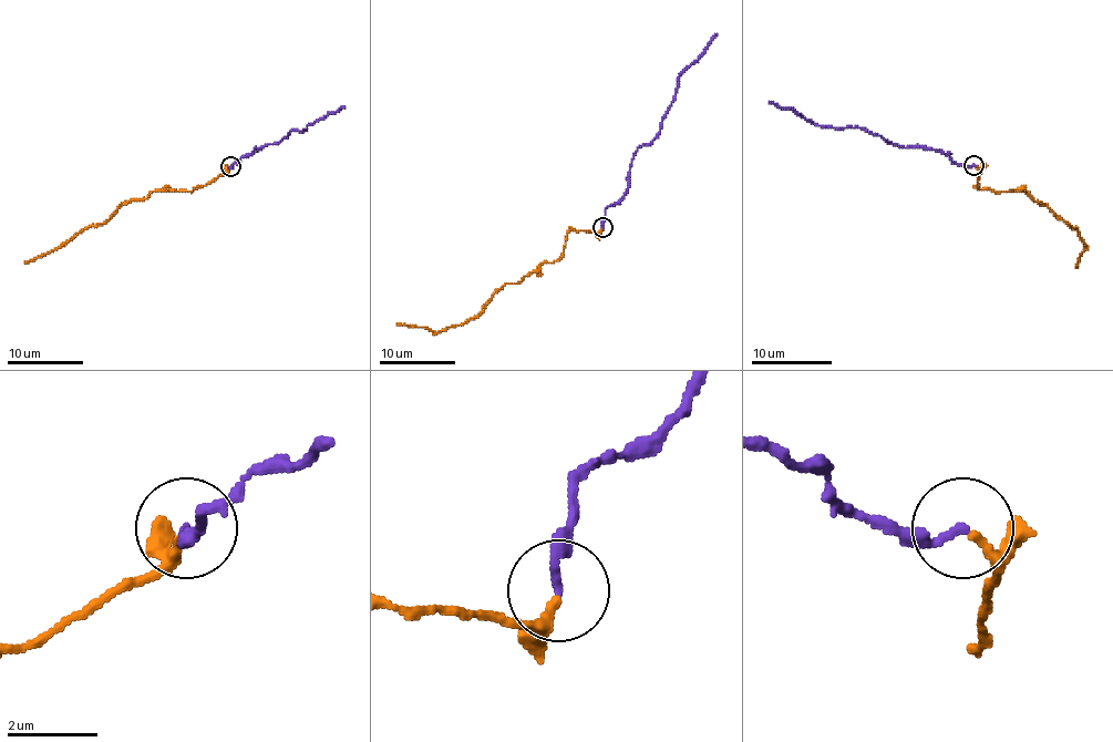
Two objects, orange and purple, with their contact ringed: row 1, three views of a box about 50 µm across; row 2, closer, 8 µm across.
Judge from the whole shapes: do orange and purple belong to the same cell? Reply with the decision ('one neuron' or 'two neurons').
one neuron

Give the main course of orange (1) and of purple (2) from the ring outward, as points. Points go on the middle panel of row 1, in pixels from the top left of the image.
1: (603, 228), (570, 230), (563, 253), (517, 284), (504, 284), (476, 316), (459, 325), (434, 332), (397, 323)
2: (603, 227), (605, 209), (628, 187), (634, 153), (660, 130), (677, 90), (677, 79), (717, 33)

